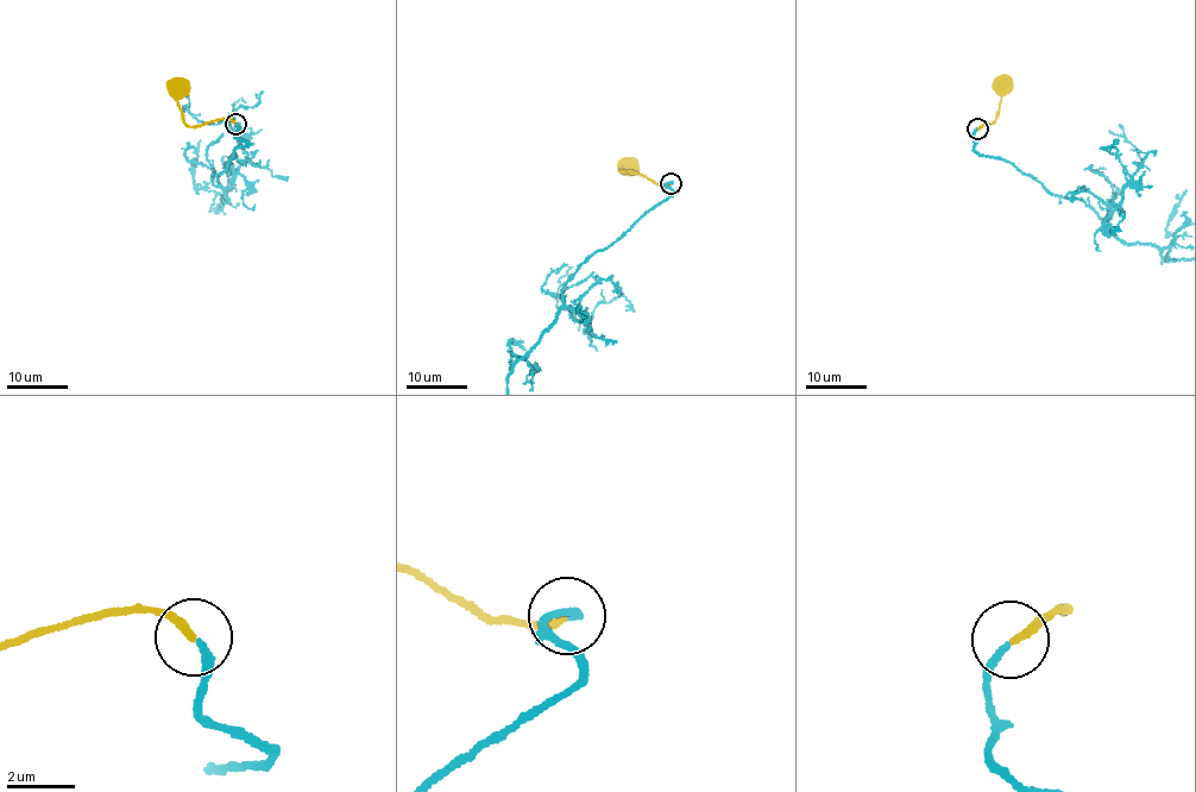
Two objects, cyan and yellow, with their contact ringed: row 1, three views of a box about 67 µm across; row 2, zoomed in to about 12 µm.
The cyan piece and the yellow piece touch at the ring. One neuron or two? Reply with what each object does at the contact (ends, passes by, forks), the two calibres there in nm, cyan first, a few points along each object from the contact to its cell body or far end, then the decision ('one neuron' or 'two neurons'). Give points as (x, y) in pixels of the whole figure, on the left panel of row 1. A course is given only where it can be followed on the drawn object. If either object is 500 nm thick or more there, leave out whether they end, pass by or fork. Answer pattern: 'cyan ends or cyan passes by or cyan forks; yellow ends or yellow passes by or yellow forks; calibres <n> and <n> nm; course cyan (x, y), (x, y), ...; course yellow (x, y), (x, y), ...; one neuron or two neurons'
cyan ends; yellow ends; calibres 200 and 200 nm; course yellow (234, 123), (219, 119), (188, 126), (177, 100), (178, 87); one neuron

